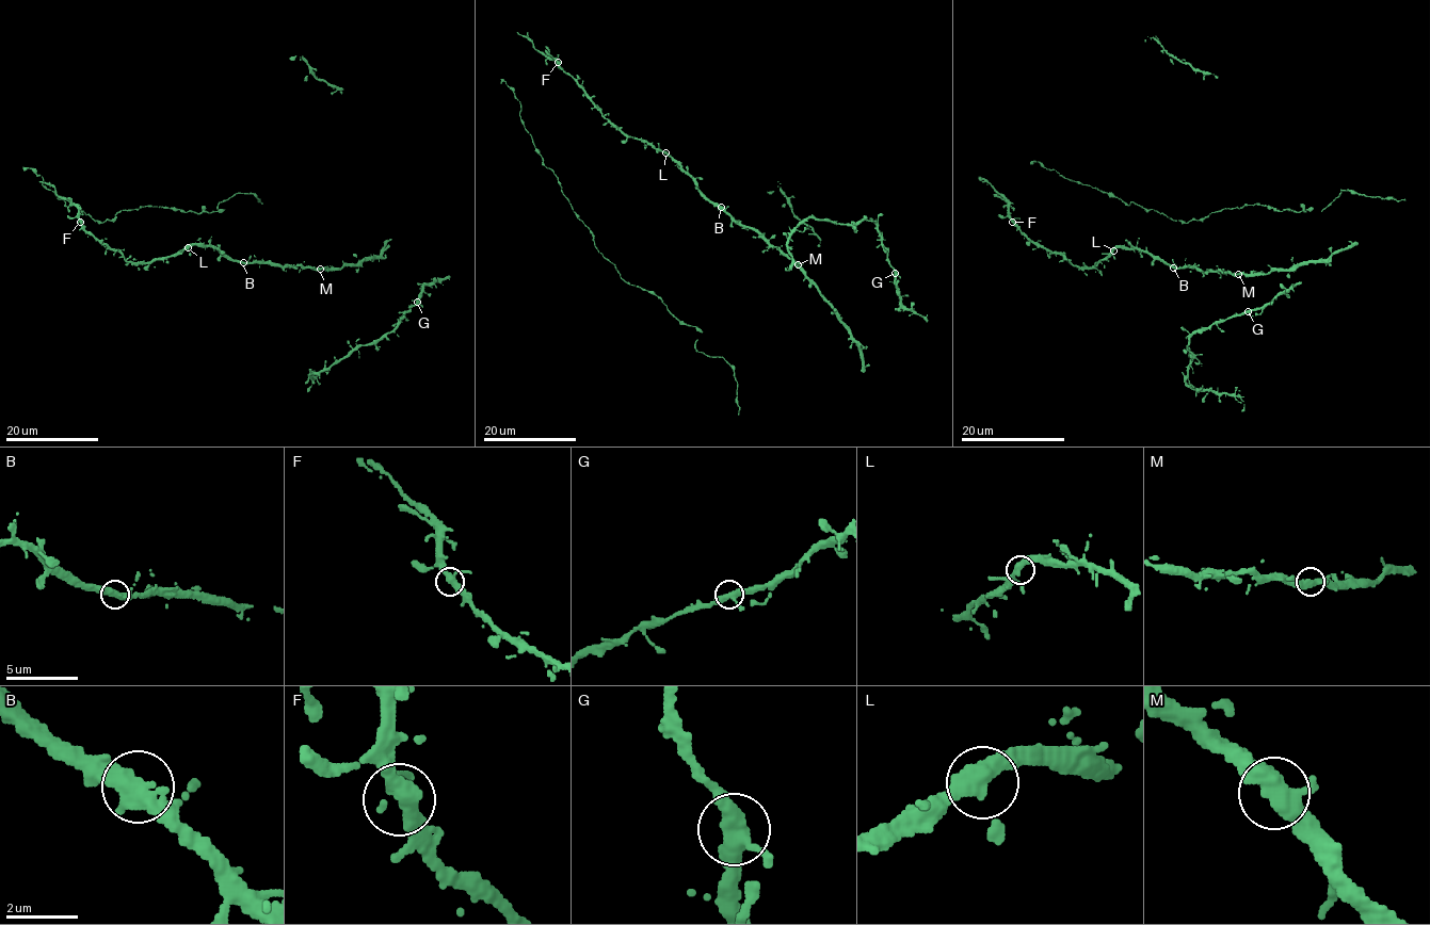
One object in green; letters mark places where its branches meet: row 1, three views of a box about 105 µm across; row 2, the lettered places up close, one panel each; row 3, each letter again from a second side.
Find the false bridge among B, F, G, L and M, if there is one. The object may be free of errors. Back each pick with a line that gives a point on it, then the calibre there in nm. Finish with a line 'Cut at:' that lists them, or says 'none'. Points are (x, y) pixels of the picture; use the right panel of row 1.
Cut at: none

